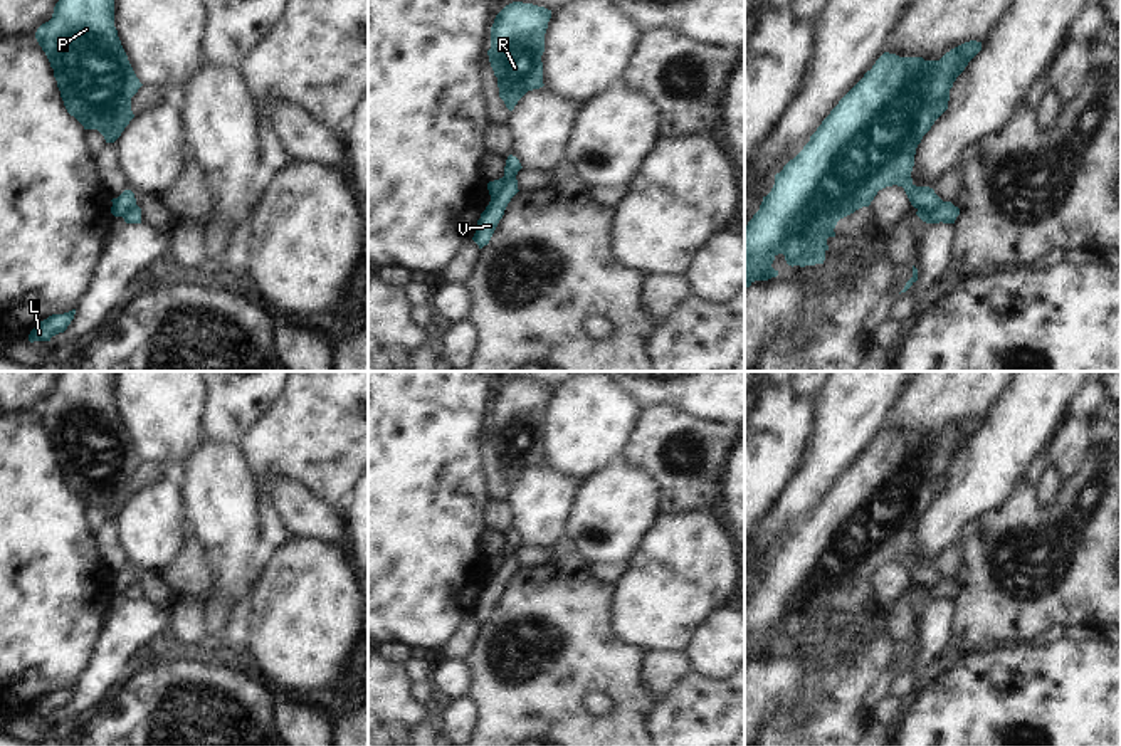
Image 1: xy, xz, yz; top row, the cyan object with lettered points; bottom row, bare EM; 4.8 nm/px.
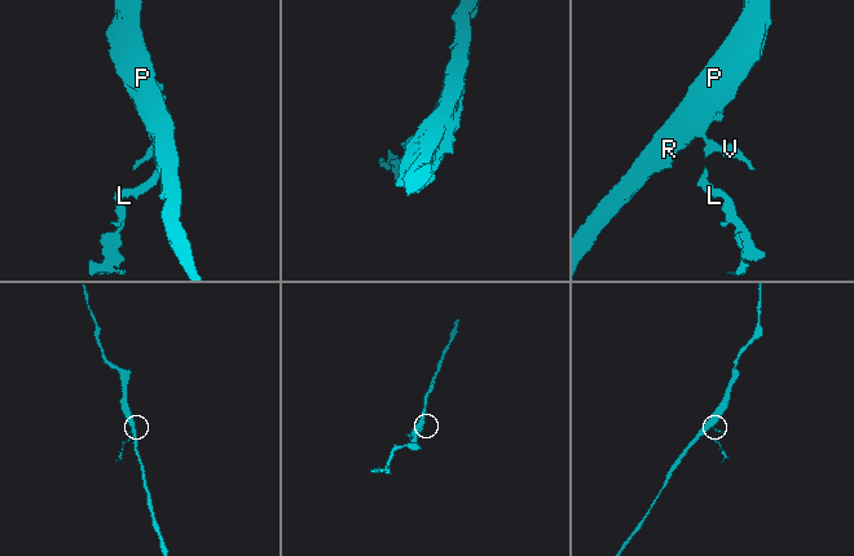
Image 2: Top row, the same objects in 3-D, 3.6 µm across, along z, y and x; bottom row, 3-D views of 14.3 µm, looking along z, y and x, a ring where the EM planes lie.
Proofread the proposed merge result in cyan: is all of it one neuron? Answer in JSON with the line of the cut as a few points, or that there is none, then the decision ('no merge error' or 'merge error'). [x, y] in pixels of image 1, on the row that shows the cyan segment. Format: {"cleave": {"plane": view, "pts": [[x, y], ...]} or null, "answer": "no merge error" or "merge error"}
{"cleave": {"plane": "yz", "pts": [[942, 200], [931, 210], [918, 210]]}, "answer": "merge error"}

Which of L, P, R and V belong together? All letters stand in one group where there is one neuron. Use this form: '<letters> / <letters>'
L V / P R

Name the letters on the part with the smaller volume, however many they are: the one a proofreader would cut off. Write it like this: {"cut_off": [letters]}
{"cut_off": ["L", "V"]}

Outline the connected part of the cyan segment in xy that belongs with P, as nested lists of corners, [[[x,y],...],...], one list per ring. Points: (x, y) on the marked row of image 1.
[[[59,0],[52,18],[37,29],[35,39],[54,69],[67,113],[84,129],[97,129],[106,143],[114,143],[134,118],[131,97],[143,86],[114,27],[114,0]]]

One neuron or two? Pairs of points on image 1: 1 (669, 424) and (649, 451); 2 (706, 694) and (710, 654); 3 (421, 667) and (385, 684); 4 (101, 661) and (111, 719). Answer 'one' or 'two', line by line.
1: one
2: two
3: two
4: two

